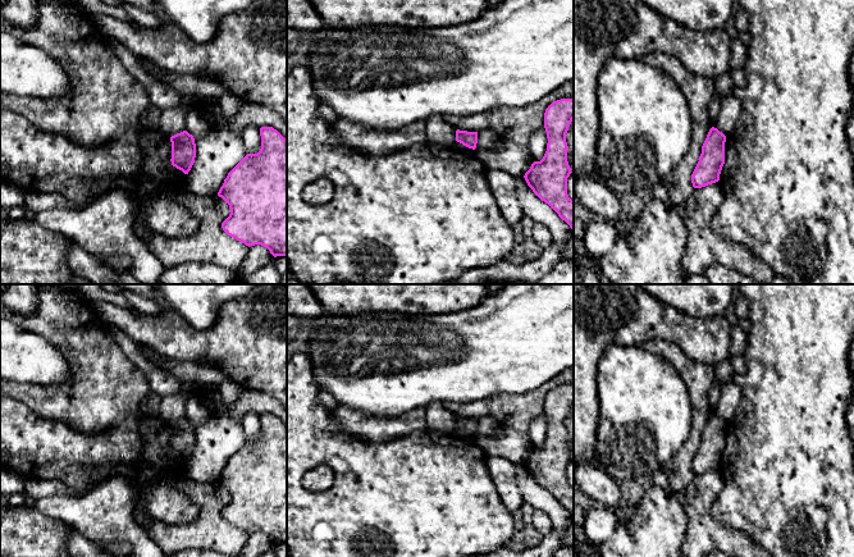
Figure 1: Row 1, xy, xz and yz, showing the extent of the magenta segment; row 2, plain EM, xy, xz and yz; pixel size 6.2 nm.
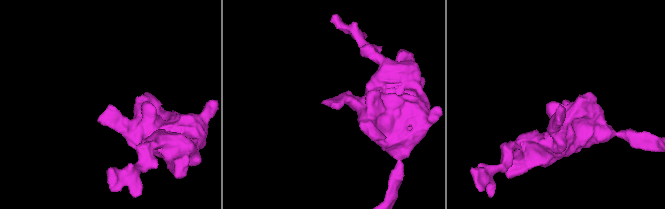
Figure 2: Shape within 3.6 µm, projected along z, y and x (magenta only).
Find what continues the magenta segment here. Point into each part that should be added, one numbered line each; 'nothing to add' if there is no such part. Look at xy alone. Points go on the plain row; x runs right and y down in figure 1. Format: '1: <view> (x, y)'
nothing to add

